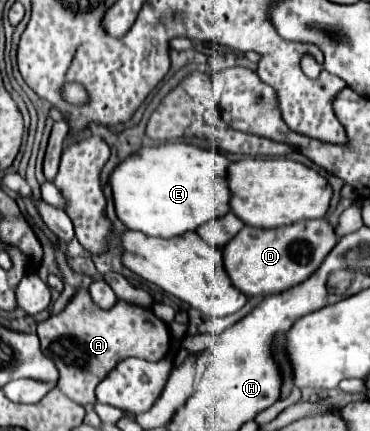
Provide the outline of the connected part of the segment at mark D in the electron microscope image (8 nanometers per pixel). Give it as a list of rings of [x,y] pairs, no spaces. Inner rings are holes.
[[[326,219],[300,221],[278,229],[244,225],[244,229],[224,247],[224,265],[234,287],[248,297],[264,297],[300,285],[322,265],[336,243],[338,235]]]

